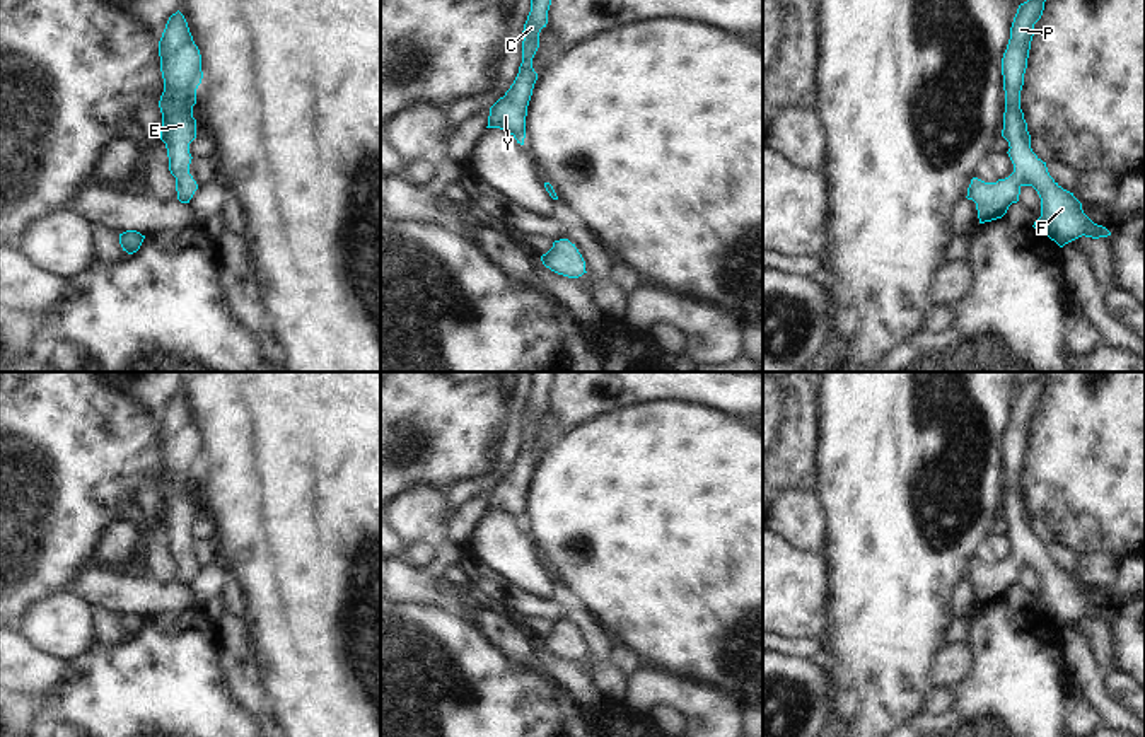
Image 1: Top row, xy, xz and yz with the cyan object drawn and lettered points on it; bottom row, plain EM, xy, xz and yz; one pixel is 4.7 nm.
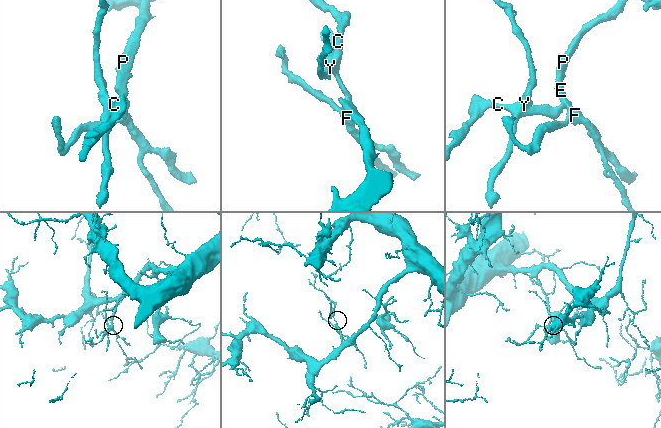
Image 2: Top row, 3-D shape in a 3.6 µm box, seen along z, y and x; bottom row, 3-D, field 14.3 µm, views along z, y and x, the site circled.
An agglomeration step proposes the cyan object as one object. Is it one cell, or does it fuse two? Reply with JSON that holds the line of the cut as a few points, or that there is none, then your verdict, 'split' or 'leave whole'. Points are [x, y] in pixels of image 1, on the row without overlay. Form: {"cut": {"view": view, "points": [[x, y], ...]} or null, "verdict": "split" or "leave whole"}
{"cut": null, "verdict": "leave whole"}

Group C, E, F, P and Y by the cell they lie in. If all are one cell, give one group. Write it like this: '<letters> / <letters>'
C E F P Y

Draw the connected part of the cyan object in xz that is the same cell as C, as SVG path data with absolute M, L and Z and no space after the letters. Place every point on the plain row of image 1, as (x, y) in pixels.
M555 372L529 374L531 394L522 413L522 445L510 471L490 490L486 508L507 512L520 527L524 527L526 520L527 488L538 462L538 456L532 450L532 440L539 430L539 415L548 406L548 392Z

